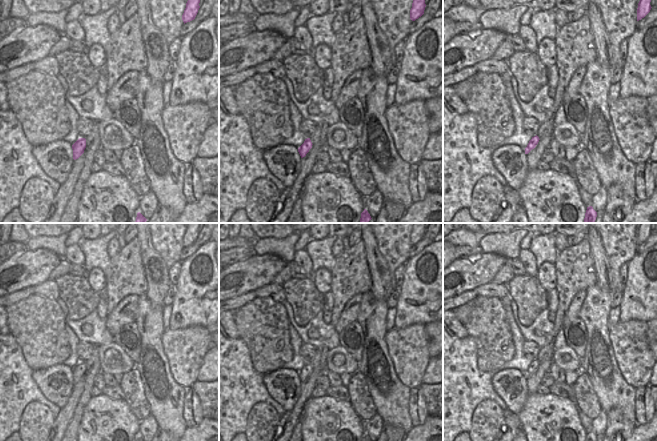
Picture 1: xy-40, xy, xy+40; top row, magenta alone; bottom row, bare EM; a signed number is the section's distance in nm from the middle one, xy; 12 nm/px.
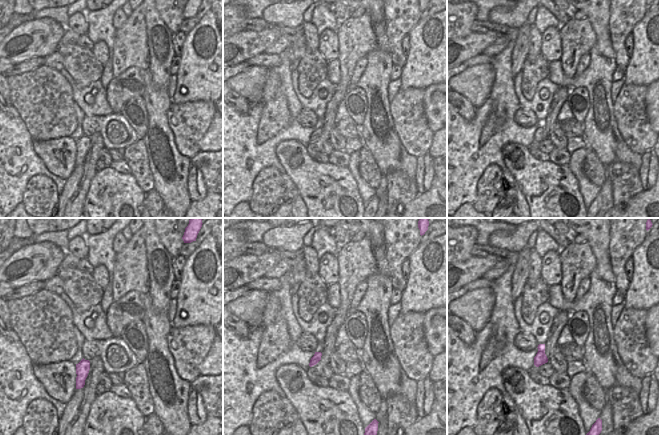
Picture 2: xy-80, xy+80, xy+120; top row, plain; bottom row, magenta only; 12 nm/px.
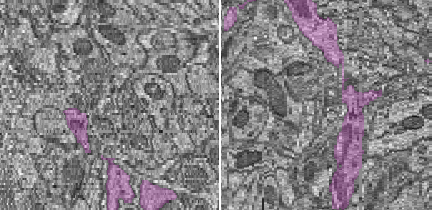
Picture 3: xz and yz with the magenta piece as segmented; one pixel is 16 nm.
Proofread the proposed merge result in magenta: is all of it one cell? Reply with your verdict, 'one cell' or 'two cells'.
one cell

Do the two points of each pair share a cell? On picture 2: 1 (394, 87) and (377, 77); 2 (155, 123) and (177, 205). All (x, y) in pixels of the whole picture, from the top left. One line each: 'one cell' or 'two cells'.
1: two cells
2: one cell

